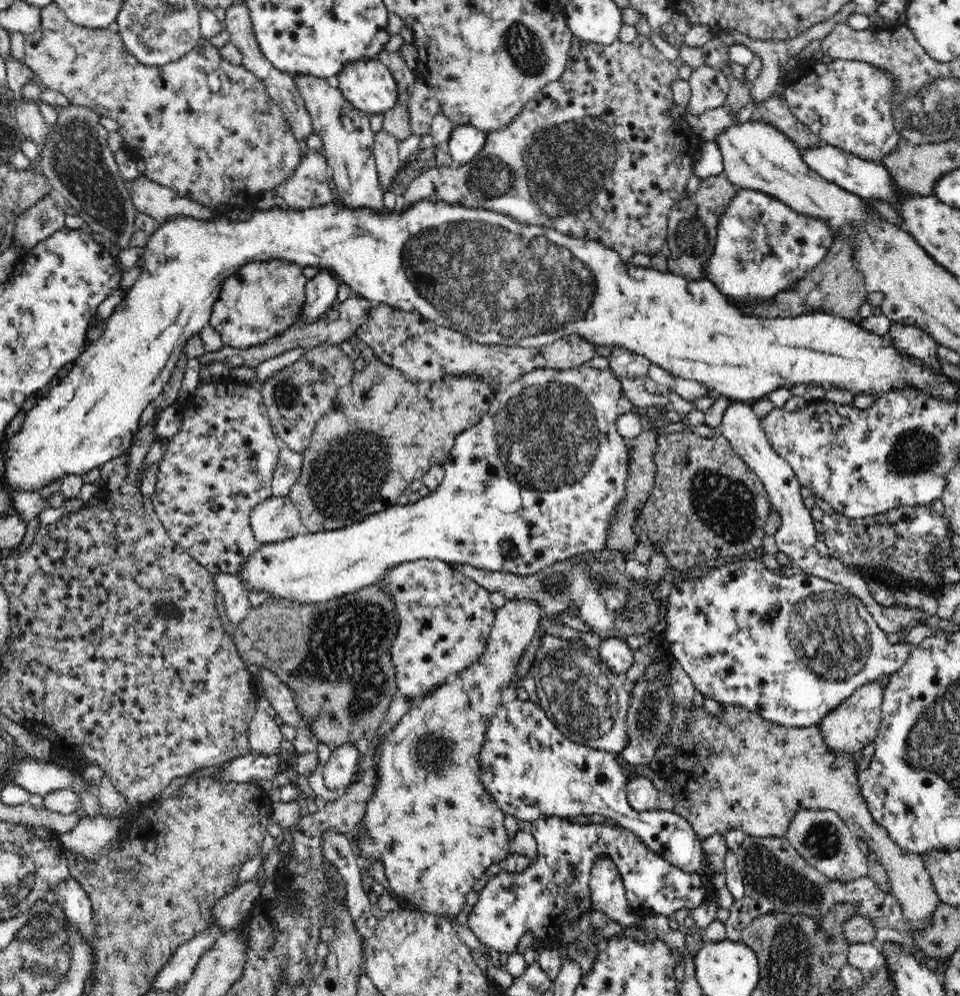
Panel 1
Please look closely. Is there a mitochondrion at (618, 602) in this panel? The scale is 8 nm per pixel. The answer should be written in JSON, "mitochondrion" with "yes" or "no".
{"mitochondrion":"yes"}

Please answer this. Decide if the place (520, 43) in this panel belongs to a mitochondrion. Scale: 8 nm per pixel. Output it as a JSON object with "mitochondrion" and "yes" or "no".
{"mitochondrion":"yes"}

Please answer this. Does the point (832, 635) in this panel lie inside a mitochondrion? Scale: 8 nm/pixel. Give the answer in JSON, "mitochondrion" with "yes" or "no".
{"mitochondrion":"yes"}

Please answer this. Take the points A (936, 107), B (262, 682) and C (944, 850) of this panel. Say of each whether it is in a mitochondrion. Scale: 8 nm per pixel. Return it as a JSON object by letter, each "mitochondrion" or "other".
{"A":"mitochondrion","B":"other","C":"other"}

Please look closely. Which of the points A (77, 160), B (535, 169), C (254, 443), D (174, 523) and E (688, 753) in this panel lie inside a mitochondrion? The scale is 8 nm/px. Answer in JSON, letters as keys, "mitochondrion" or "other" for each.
{"A":"mitochondrion","B":"mitochondrion","C":"other","D":"other","E":"other"}

